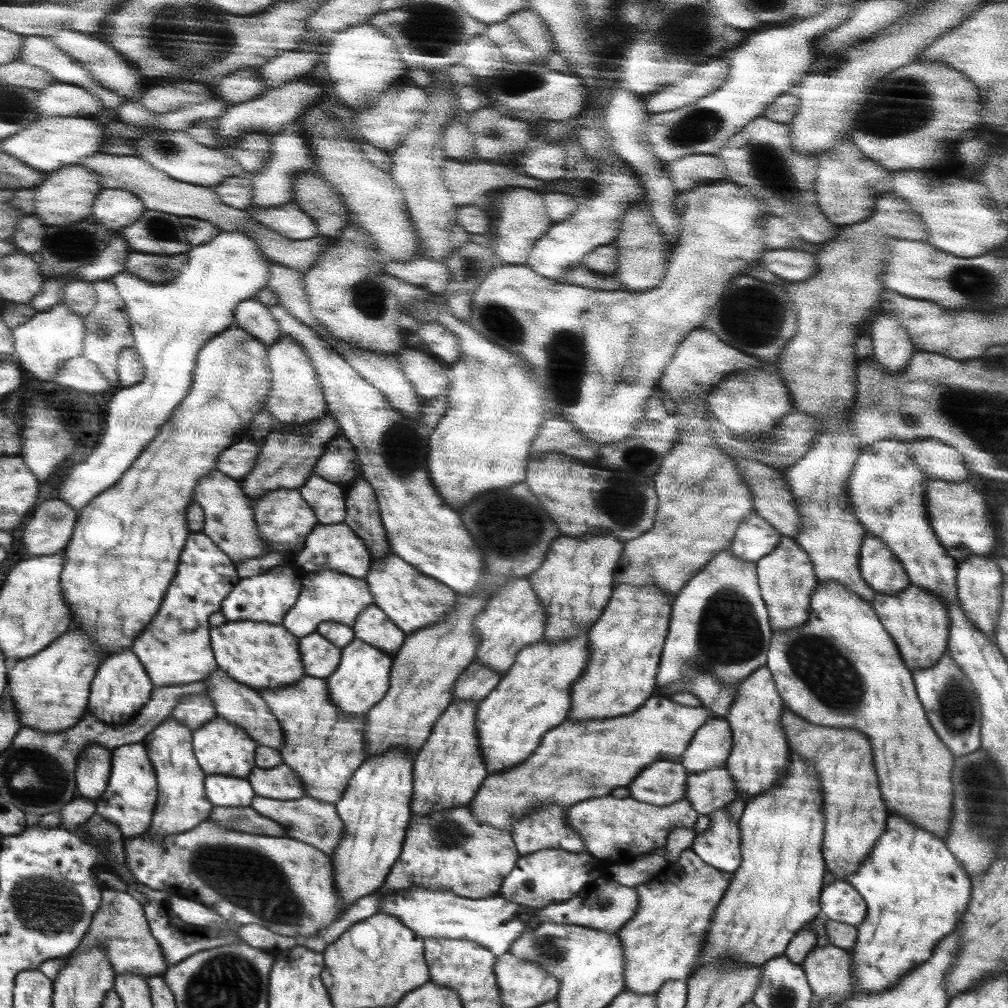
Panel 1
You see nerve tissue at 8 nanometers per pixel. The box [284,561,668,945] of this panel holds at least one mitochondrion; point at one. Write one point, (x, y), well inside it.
(447, 833)

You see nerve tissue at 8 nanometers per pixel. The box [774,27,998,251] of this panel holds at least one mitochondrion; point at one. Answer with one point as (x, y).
(914, 92)

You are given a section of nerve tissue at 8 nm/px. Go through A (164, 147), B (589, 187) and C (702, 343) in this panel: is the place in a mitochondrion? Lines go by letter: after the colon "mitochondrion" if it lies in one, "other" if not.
A: mitochondrion
B: other
C: other

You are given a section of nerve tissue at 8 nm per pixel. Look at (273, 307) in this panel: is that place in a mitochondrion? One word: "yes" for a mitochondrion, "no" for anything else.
no

